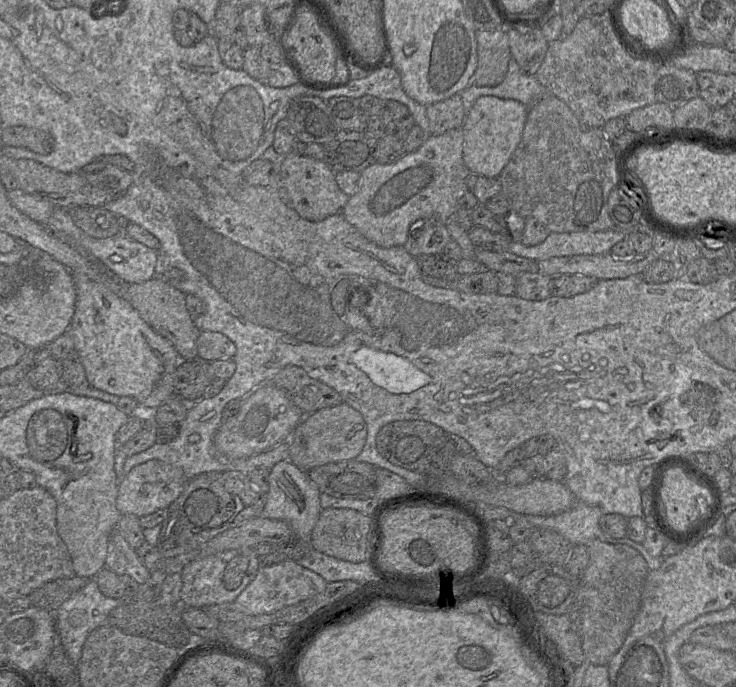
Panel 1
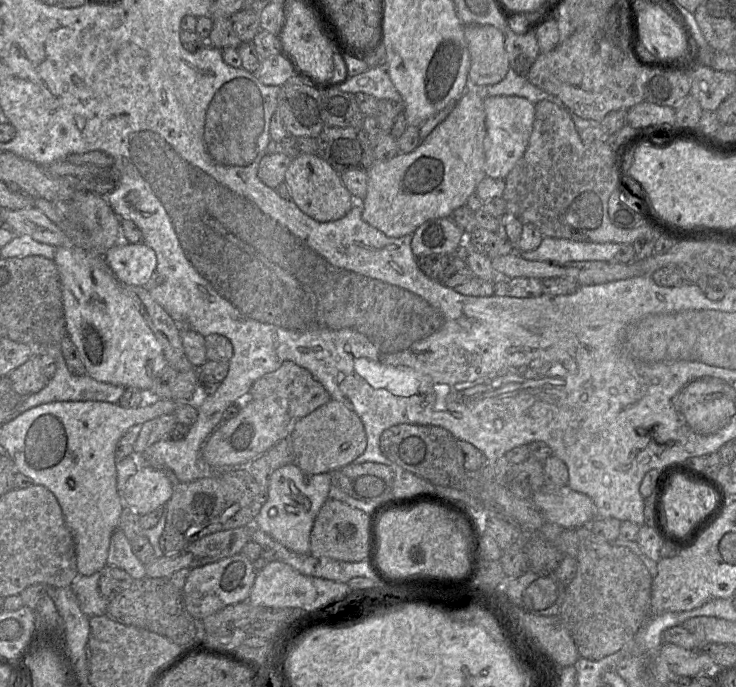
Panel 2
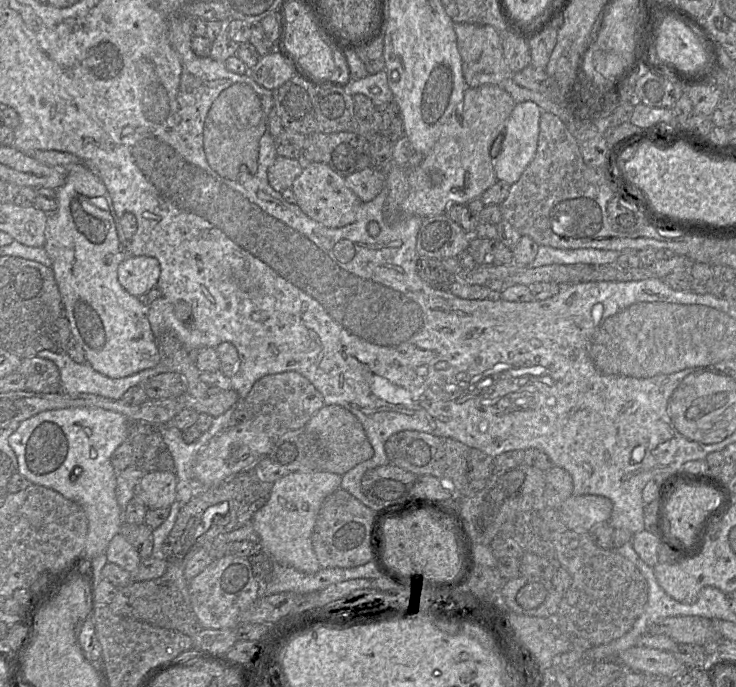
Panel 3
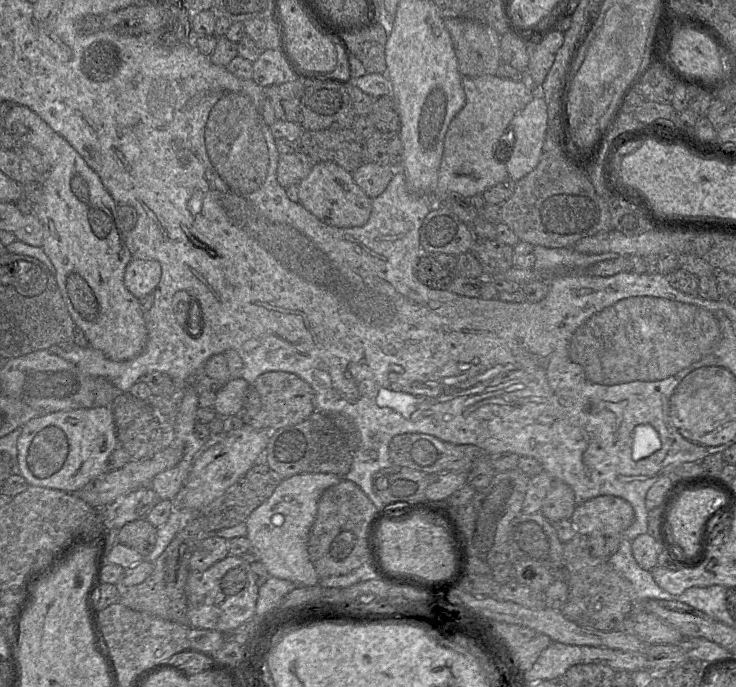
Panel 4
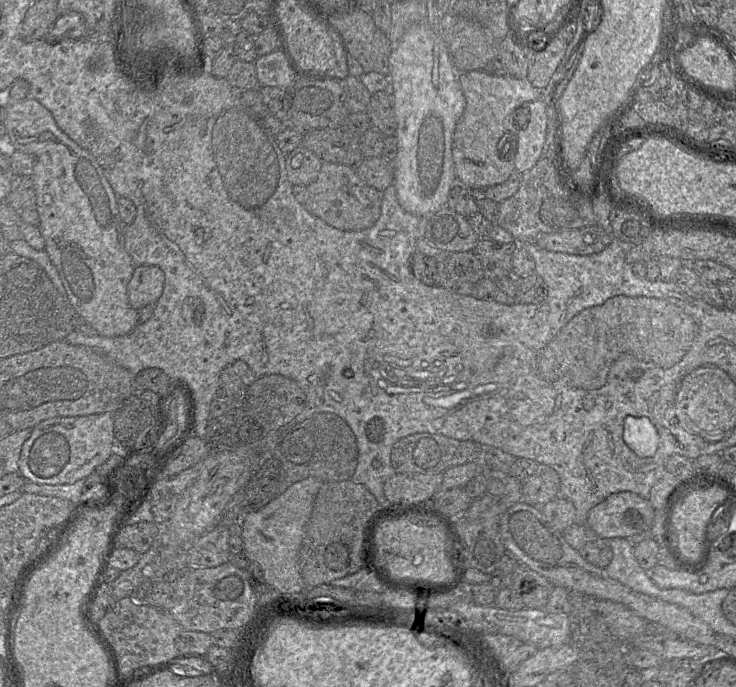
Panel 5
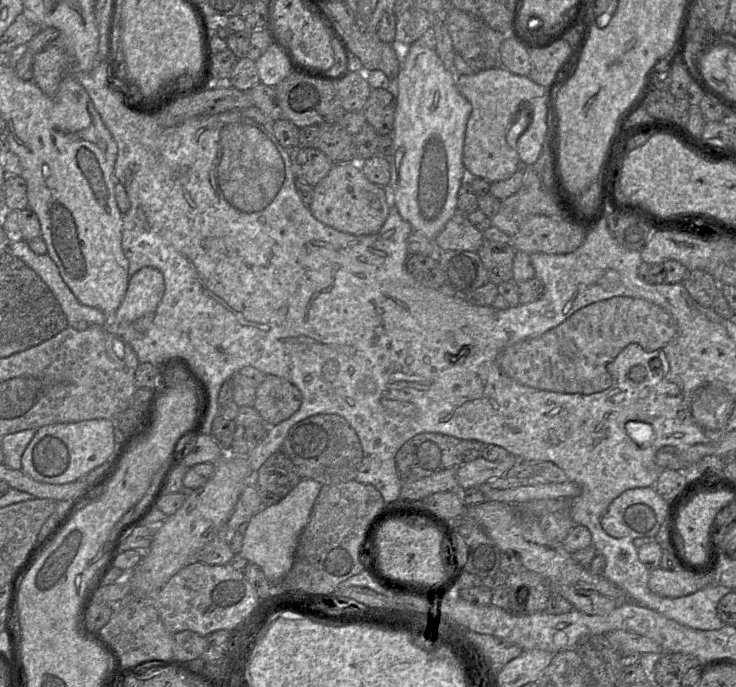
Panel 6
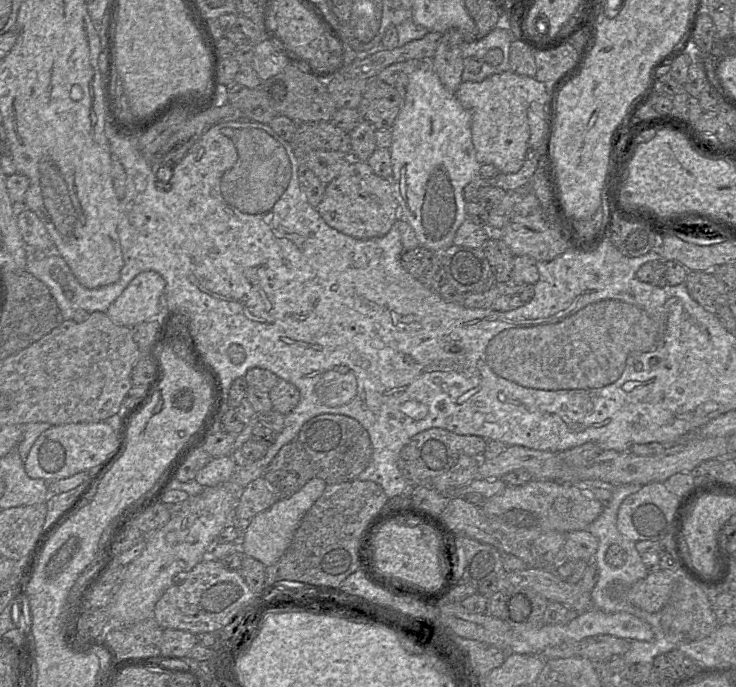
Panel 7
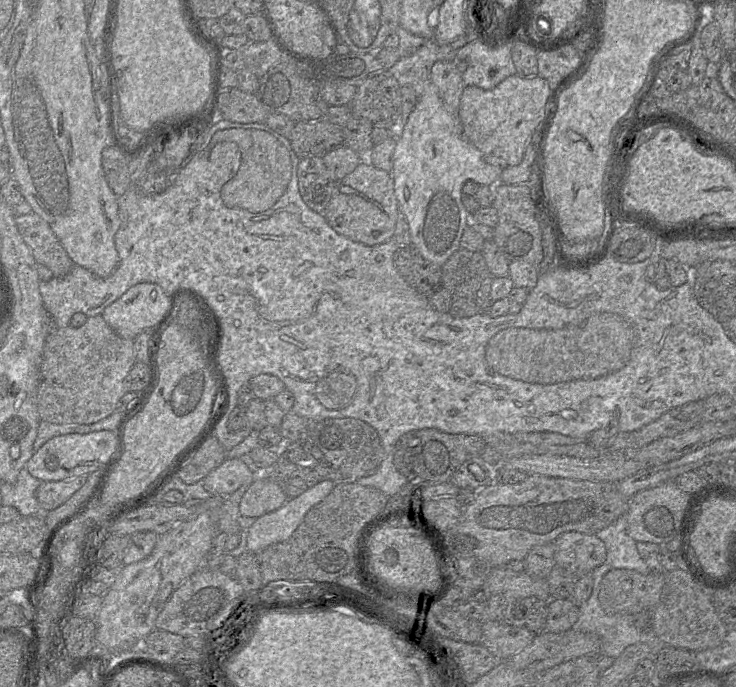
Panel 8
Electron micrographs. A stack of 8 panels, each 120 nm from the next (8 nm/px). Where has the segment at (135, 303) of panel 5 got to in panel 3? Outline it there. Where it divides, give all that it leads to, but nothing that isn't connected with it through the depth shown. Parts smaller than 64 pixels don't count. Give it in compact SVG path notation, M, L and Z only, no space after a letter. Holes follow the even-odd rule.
M131 255L117 269L121 286L129 294L139 298L157 285L160 272L159 261L150 256Z

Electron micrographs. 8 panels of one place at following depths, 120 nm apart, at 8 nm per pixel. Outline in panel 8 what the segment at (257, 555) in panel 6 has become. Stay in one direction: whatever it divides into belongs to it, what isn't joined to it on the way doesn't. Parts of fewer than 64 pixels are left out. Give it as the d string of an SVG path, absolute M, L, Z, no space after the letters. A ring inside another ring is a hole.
M324 480L280 508L258 517L247 530L247 551L259 553L268 546L288 540L304 520L307 512L321 502L335 487L332 480Z

